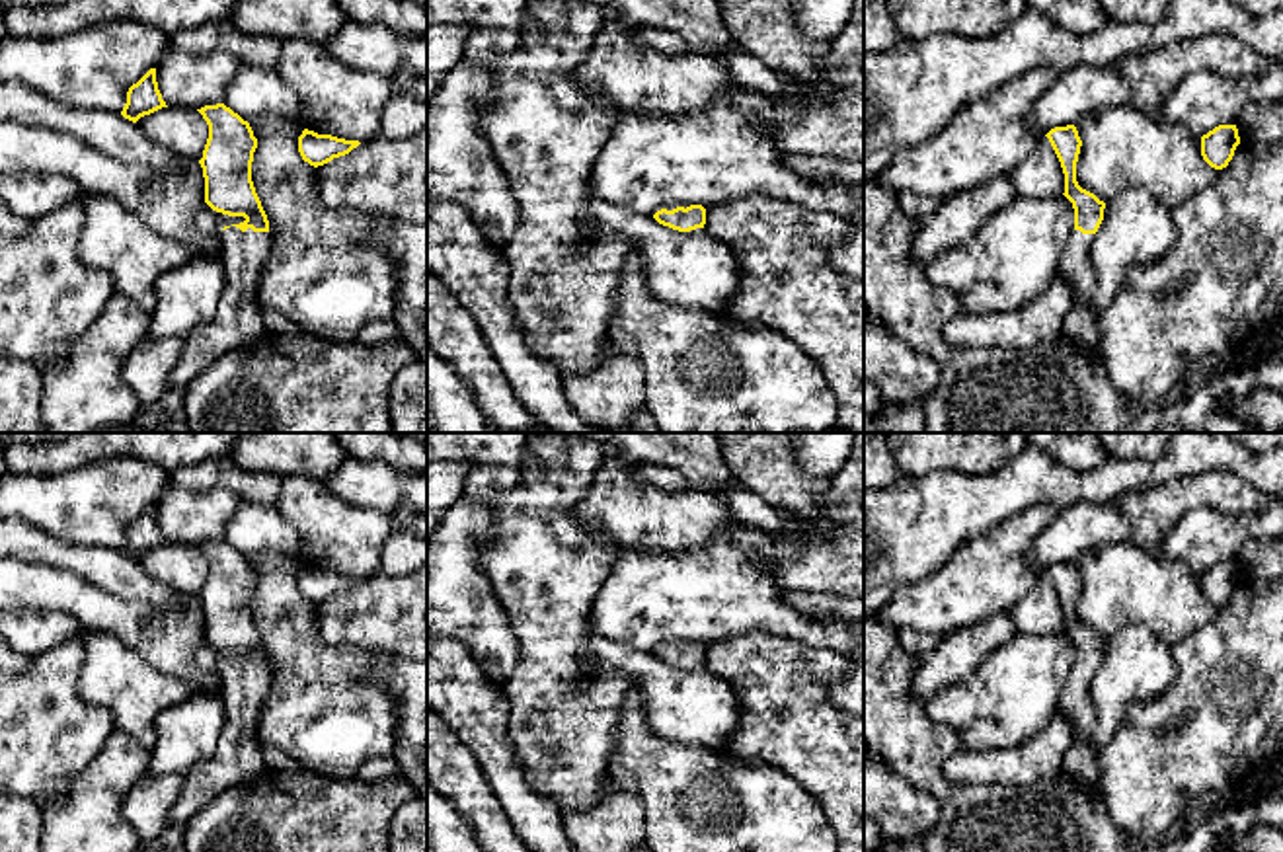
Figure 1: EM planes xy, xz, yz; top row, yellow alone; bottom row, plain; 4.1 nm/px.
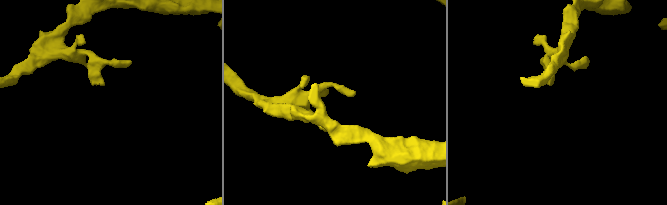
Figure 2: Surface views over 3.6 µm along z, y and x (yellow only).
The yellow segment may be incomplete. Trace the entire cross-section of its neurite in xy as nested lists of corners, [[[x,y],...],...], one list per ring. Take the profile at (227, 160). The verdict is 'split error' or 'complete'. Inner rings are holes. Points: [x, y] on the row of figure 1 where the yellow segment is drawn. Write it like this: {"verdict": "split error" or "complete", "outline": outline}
{"verdict": "split error", "outline": [[[224,103],[197,109],[209,125],[209,138],[199,160],[205,177],[205,203],[222,214],[244,216],[222,228],[220,261],[226,287],[213,320],[183,337],[183,351],[168,388],[185,388],[224,353],[244,349],[267,329],[257,306],[257,285],[271,246],[267,214],[252,181],[257,138],[248,121]]]}

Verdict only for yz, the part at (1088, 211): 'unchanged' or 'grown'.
grown

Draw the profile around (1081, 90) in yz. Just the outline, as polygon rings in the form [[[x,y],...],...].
[[[1074,66],[1051,84],[1028,113],[1031,131],[1074,125],[1082,115],[1127,105],[1131,84],[1111,66]]]

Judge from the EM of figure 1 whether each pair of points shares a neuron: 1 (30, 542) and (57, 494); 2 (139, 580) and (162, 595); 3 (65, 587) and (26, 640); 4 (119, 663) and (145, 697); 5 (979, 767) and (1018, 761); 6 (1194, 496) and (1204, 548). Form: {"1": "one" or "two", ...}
{"1": "two", "2": "one", "3": "two", "4": "one", "5": "one", "6": "two"}

